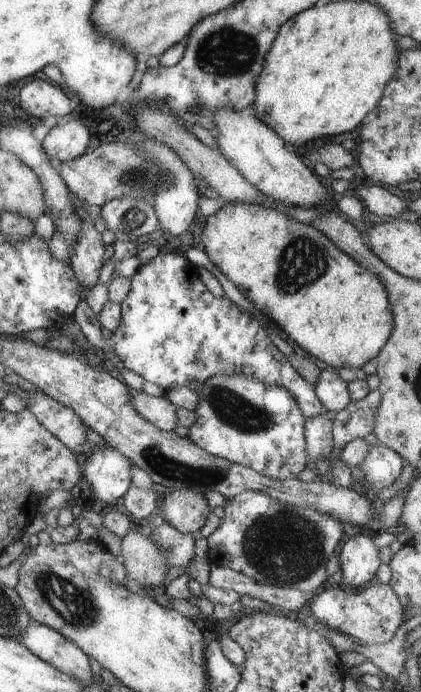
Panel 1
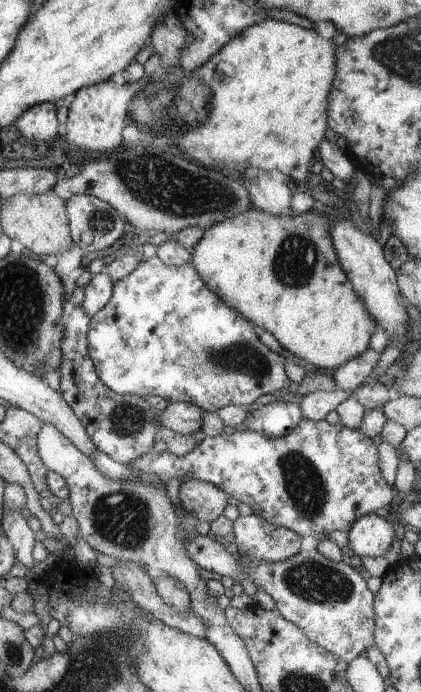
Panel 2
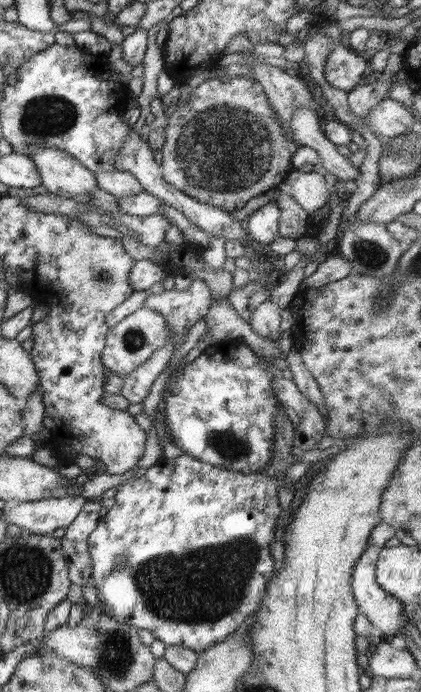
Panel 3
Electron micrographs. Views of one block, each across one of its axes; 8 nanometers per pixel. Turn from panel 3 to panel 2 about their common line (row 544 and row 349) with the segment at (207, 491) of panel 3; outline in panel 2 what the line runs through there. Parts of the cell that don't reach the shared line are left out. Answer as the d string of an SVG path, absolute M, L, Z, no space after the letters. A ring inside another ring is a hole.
M157 256L144 258L139 265L126 278L121 278L113 283L113 293L110 302L101 308L94 316L91 316L91 323L87 332L88 352L96 372L103 380L103 383L114 392L132 393L141 397L149 395L160 396L168 403L190 403L203 408L208 413L214 413L226 405L242 405L247 408L257 398L282 388L288 388L291 380L285 371L285 359L273 350L270 350L256 334L256 326L248 322L240 313L224 304L200 278L194 265L186 263L180 267L165 265Z

